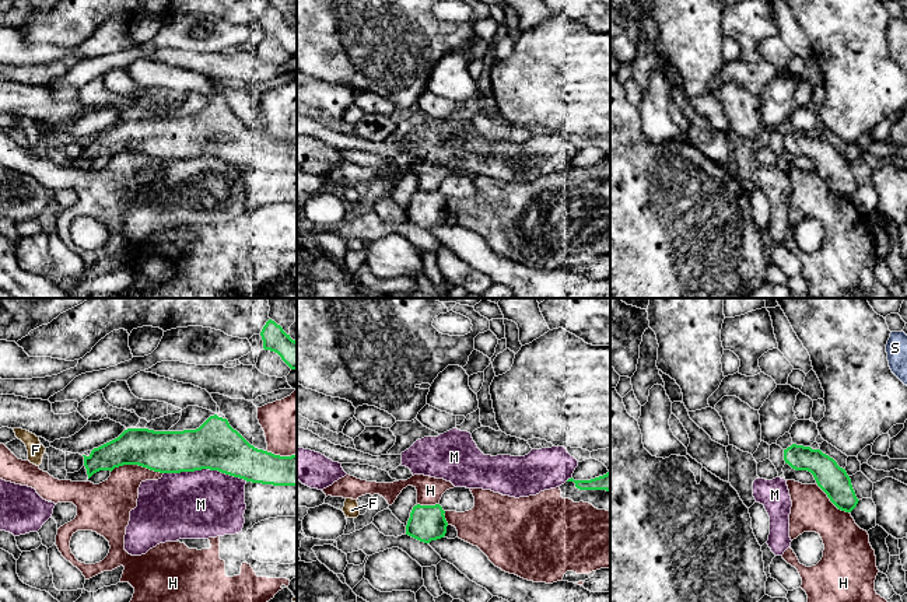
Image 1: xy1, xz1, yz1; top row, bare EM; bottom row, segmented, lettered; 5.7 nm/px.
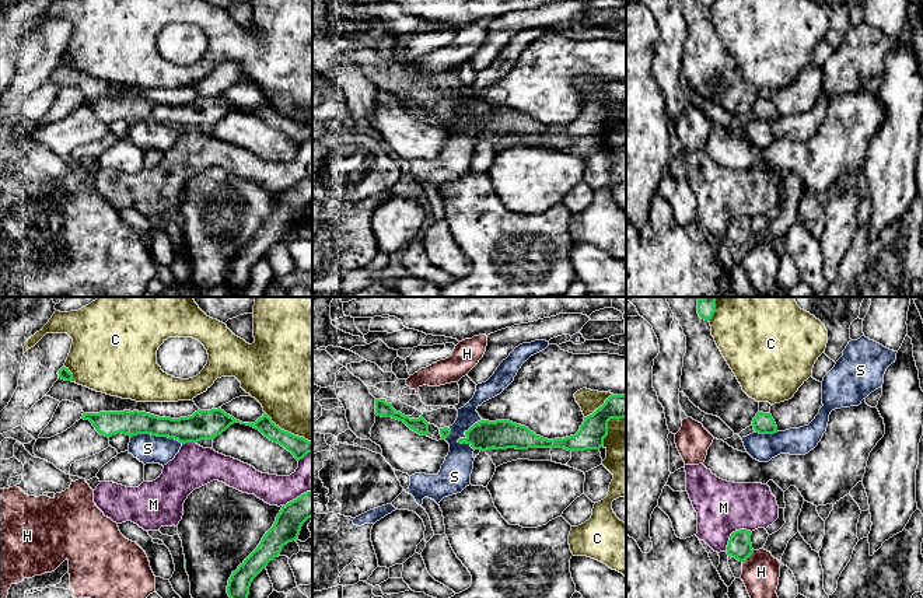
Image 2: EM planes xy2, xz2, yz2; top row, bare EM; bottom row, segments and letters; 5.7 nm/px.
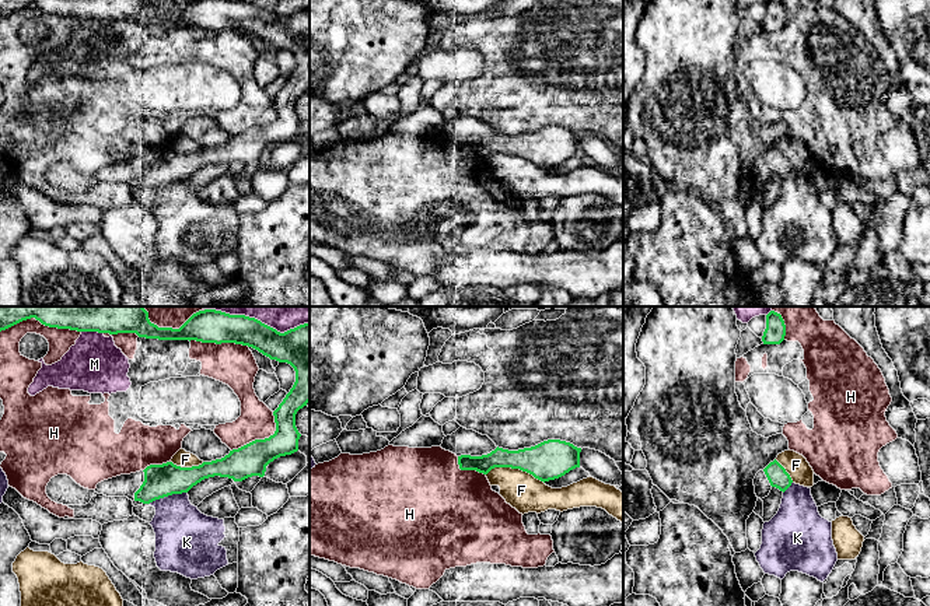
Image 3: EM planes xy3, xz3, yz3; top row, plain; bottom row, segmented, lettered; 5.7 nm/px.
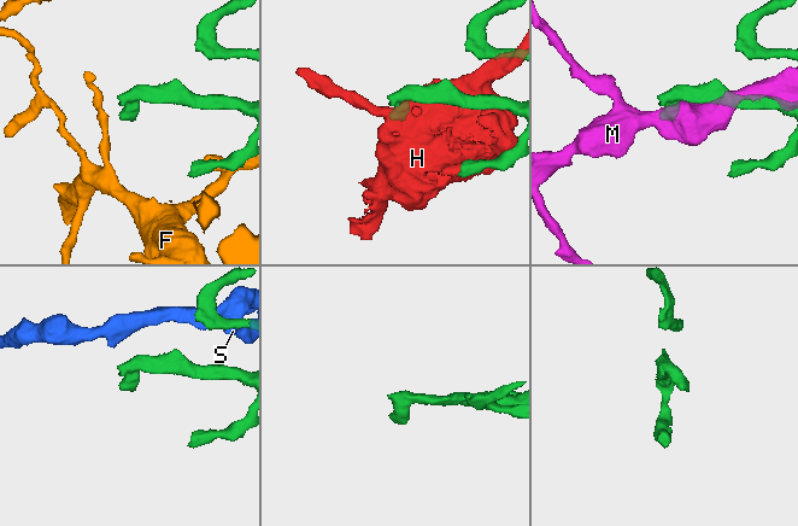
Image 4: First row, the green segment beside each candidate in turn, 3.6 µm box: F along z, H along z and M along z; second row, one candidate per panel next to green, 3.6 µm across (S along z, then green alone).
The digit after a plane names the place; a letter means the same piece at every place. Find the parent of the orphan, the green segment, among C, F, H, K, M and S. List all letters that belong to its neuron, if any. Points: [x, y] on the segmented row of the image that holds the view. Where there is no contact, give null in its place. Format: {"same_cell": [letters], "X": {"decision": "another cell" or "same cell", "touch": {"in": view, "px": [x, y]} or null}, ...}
{"same_cell": [], "C": {"decision": "another cell", "touch": {"in": "xy2", "px": [287, 432]}}, "F": {"decision": "another cell", "touch": {"in": "xz3", "px": [516, 468]}}, "H": {"decision": "another cell", "touch": {"in": "xy3", "px": [262, 440]}}, "K": {"decision": "another cell", "touch": {"in": "xy3", "px": [167, 496]}}, "M": {"decision": "another cell", "touch": {"in": "xy1", "px": [206, 468]}}, "S": {"decision": "another cell", "touch": {"in": "xy2", "px": [157, 436]}}}

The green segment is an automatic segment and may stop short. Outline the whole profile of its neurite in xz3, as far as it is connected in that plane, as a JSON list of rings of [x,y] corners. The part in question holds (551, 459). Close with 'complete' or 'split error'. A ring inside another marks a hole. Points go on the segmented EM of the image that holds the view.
[[[548,439],[535,446],[518,451],[496,448],[487,455],[458,456],[461,470],[476,470],[487,474],[494,467],[520,469],[541,481],[559,479],[580,467],[581,448],[560,439]]]; complete

